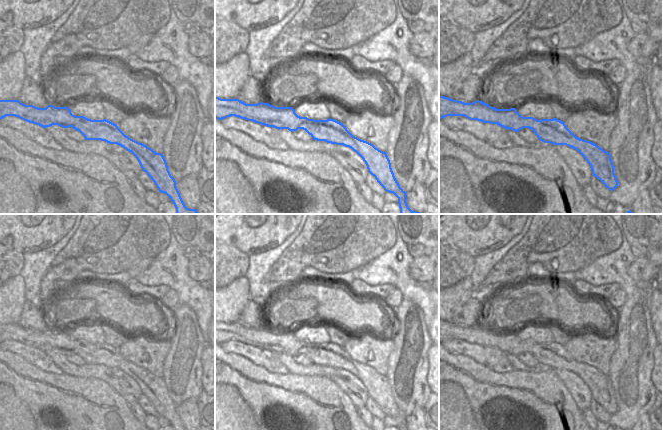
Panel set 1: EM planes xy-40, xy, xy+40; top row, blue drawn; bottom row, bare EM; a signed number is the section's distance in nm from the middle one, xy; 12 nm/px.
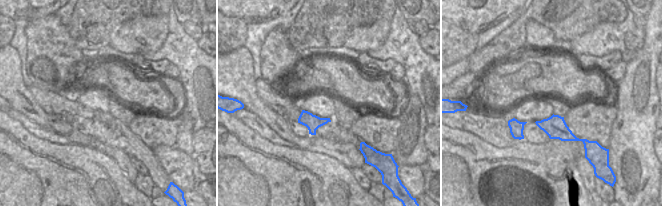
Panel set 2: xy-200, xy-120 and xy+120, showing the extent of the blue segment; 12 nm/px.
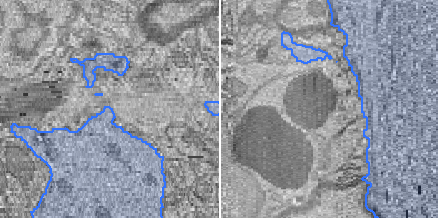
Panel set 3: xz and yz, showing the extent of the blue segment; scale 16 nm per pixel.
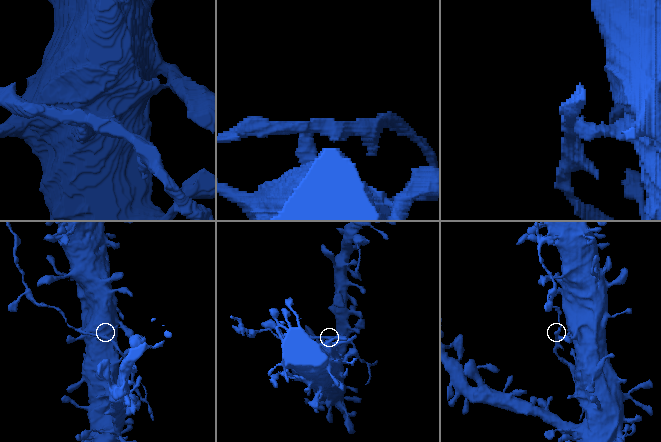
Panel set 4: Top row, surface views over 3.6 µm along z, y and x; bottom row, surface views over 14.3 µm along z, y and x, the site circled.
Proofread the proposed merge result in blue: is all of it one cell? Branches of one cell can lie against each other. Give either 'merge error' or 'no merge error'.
merge error

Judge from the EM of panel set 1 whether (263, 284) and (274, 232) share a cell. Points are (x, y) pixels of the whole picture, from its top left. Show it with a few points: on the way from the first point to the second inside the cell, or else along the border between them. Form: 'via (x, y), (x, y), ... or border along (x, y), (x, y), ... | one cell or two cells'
border along (289, 236), (275, 247), (248, 256) | two cells

